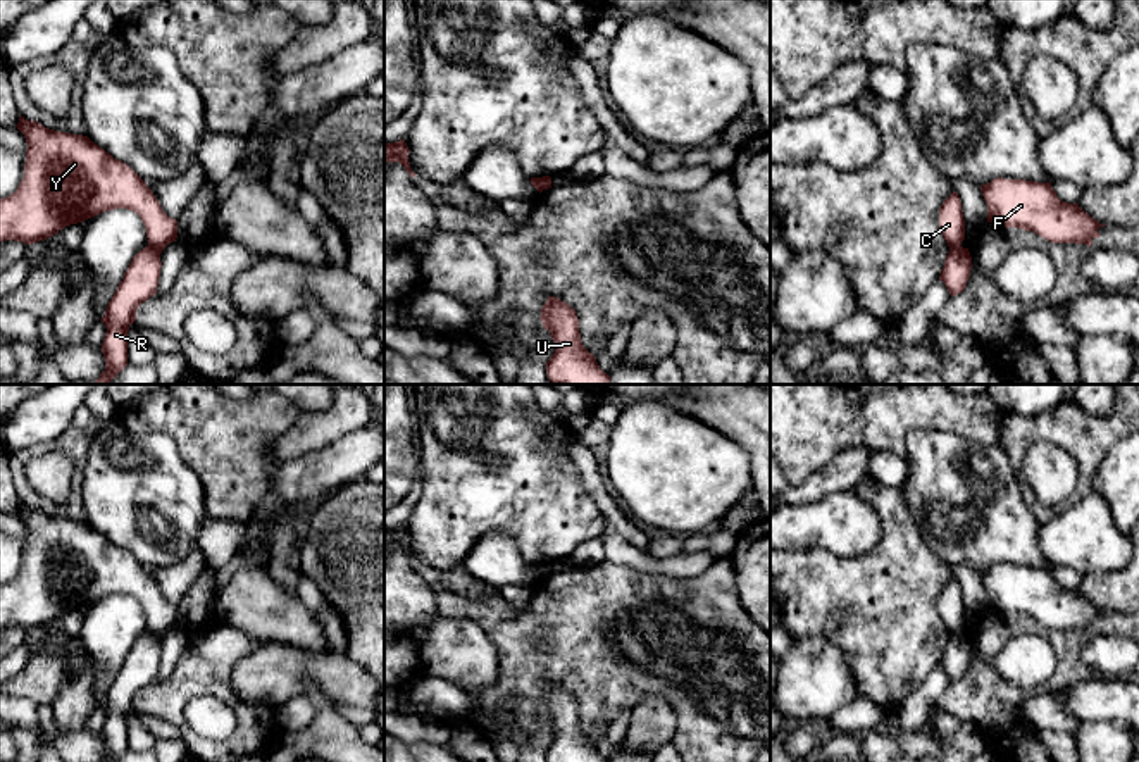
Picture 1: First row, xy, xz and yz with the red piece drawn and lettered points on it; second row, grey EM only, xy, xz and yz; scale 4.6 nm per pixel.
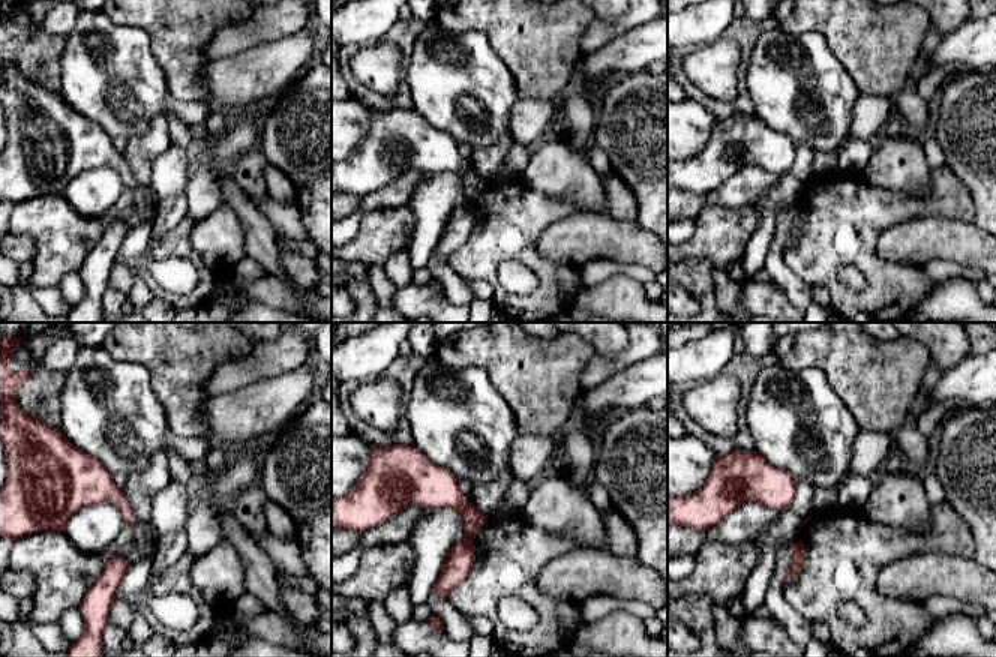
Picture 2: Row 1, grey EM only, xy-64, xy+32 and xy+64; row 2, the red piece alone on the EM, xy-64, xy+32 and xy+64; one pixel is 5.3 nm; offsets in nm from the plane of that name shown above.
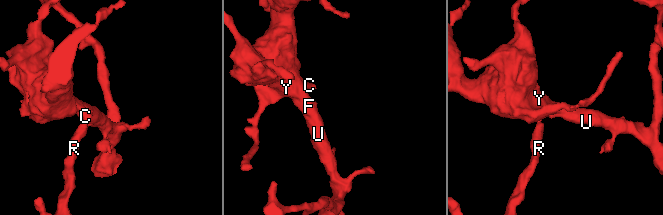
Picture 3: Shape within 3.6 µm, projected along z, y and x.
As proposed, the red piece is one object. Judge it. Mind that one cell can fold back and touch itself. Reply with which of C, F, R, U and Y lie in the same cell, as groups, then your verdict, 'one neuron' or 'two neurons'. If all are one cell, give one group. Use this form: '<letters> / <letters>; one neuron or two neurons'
C F U Y / R; two neurons

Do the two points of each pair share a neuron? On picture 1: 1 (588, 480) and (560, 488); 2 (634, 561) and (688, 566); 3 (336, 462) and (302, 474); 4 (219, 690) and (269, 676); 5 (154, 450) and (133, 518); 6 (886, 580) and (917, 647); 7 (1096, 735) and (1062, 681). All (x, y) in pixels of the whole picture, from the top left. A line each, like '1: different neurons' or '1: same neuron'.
1: different neurons
2: same neuron
3: same neuron
4: different neurons
5: same neuron
6: same neuron
7: different neurons

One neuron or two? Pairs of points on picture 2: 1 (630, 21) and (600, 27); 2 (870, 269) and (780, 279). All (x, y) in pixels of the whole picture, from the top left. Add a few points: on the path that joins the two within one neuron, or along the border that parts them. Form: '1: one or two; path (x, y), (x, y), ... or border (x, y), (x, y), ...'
1: one; path (623, 23), (608, 27)
2: two; border (782, 254), (786, 264), (810, 285)

